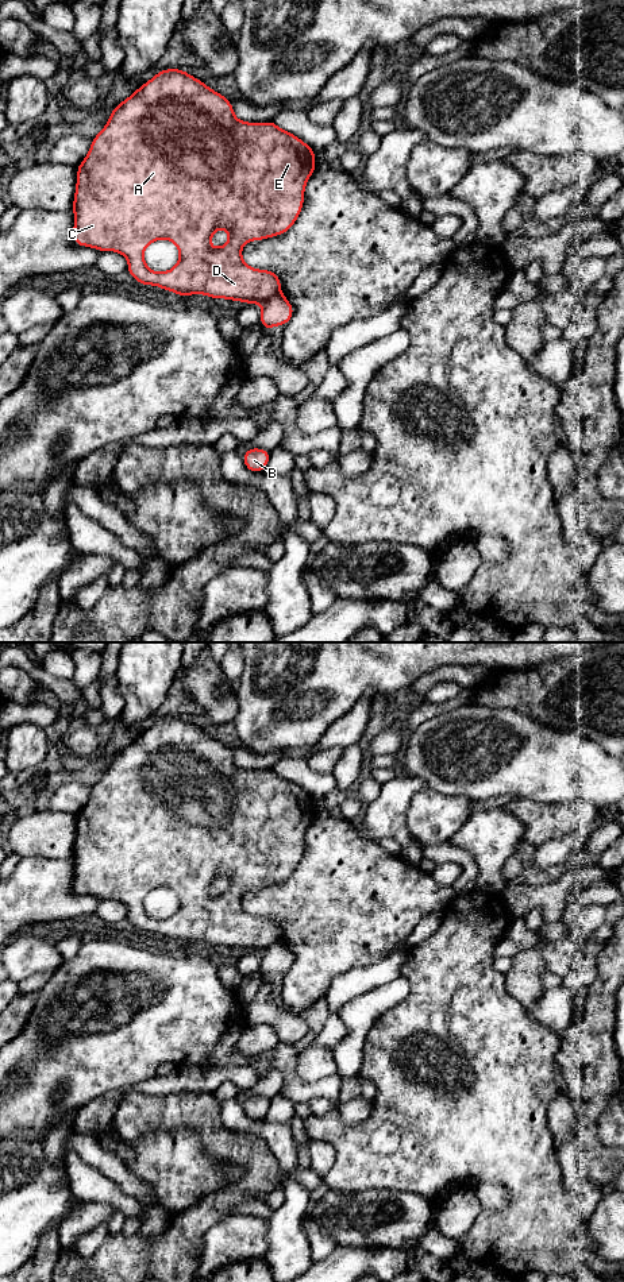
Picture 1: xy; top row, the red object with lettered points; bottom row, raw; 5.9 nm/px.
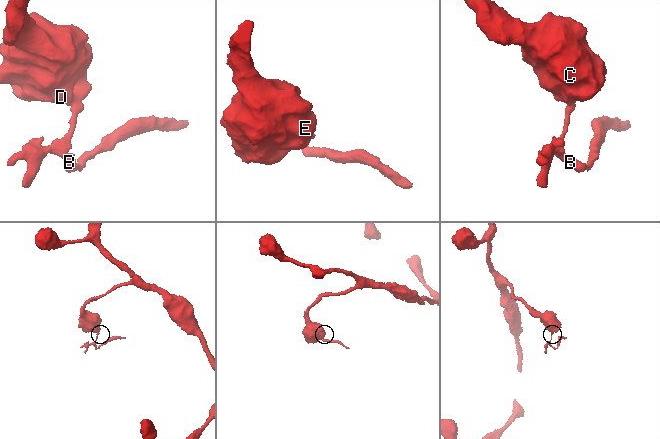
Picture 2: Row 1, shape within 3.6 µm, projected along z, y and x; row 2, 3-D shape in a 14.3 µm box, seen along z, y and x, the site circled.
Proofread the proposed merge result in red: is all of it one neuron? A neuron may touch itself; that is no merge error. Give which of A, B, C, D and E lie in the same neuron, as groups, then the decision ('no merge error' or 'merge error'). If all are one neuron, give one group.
groups A C D E / B; merge error

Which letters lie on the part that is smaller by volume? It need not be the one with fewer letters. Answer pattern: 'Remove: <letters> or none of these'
Remove: B

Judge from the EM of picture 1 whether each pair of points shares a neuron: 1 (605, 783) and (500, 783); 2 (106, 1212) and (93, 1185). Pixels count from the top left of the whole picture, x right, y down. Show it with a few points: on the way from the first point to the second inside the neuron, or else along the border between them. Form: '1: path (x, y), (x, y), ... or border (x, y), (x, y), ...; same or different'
1: path (580, 783), (526, 783); same
2: border (84, 1200), (111, 1204), (115, 1208); different

